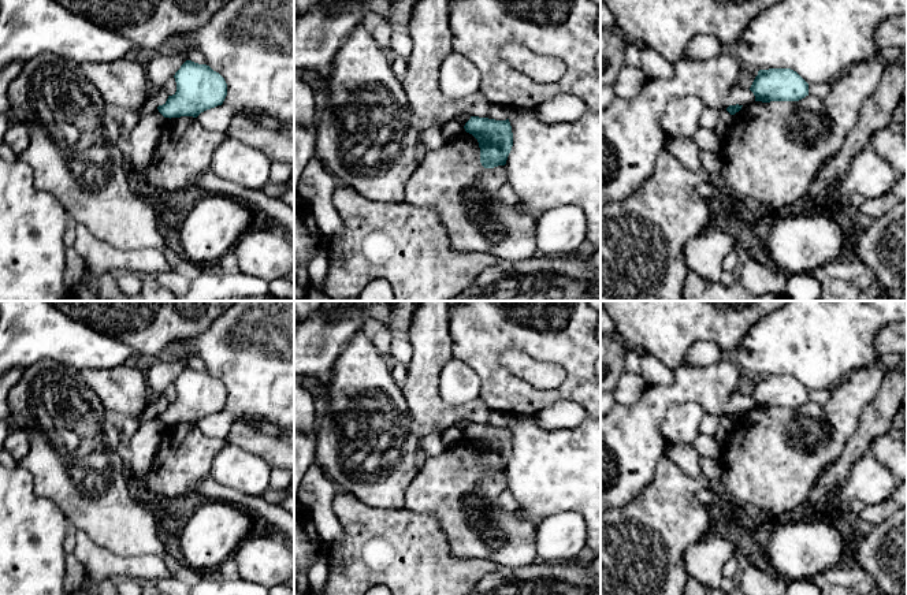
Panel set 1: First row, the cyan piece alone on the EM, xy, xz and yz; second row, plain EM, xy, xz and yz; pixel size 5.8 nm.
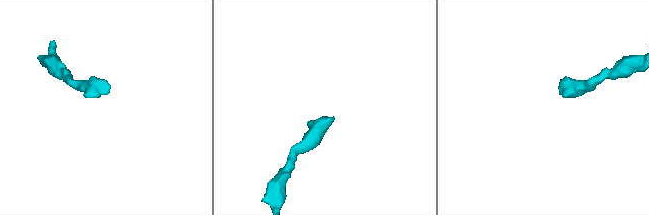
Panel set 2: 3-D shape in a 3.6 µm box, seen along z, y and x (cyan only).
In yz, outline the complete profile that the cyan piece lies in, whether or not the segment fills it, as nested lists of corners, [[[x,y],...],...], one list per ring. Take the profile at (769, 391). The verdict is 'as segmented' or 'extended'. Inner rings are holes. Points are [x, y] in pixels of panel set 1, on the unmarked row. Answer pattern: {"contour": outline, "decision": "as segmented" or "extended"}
{"contour": [[[791,375],[759,376],[750,397],[755,408],[799,408],[809,402],[809,390]]], "decision": "as segmented"}

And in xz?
{"contour": [[[471,423],[464,432],[480,454],[480,469],[484,475],[505,472],[513,453],[513,439],[509,425],[495,427]]], "decision": "as segmented"}

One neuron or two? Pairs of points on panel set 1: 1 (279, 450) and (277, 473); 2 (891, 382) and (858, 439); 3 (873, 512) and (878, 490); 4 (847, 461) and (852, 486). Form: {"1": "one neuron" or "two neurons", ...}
{"1": "two neurons", "2": "one neuron", "3": "two neurons", "4": "two neurons"}

